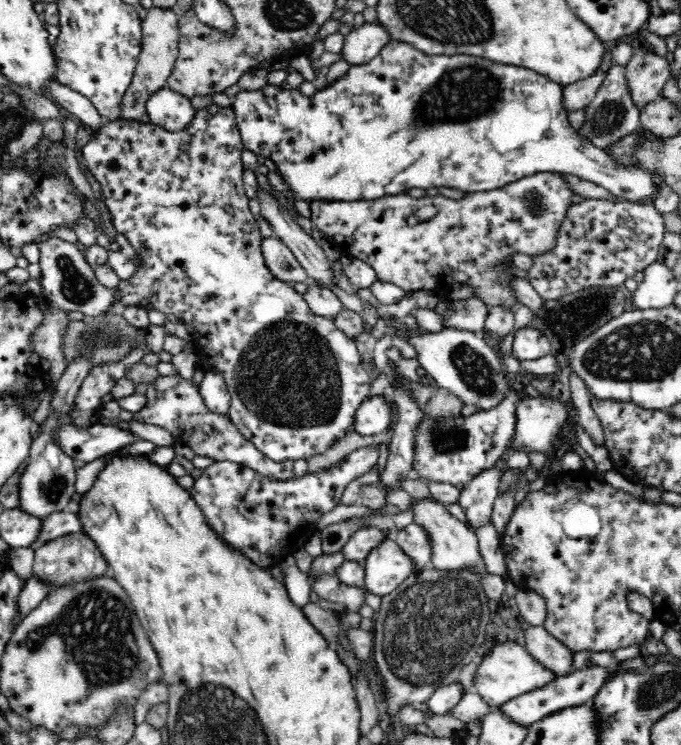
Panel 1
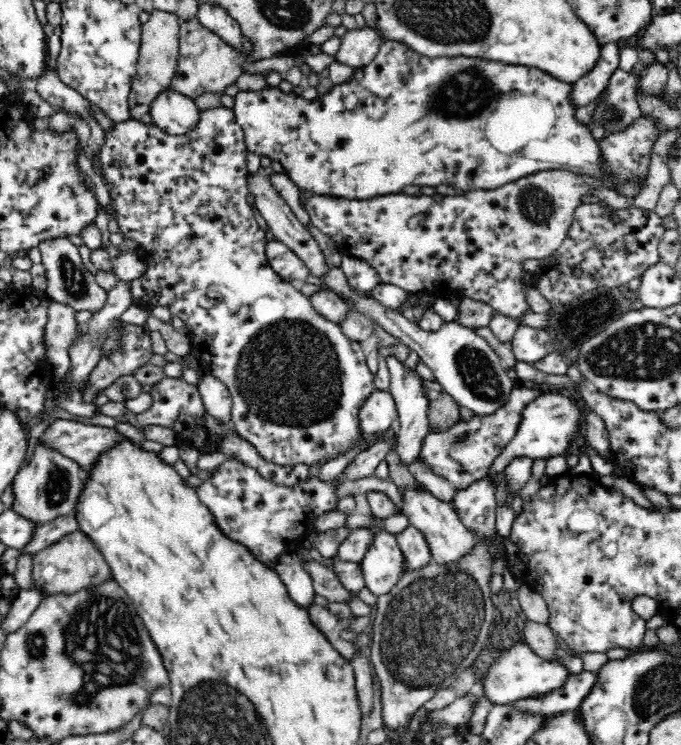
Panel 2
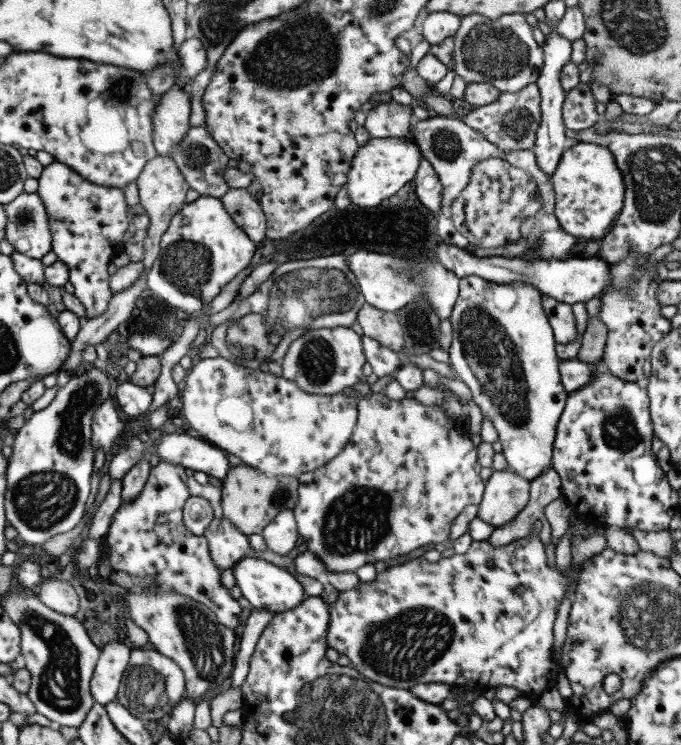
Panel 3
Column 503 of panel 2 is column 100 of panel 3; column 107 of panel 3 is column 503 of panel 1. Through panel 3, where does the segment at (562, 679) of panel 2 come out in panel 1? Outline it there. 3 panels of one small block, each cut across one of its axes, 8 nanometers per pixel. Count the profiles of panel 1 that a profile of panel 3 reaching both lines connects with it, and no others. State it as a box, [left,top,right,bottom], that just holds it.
[476,642,558,708]

